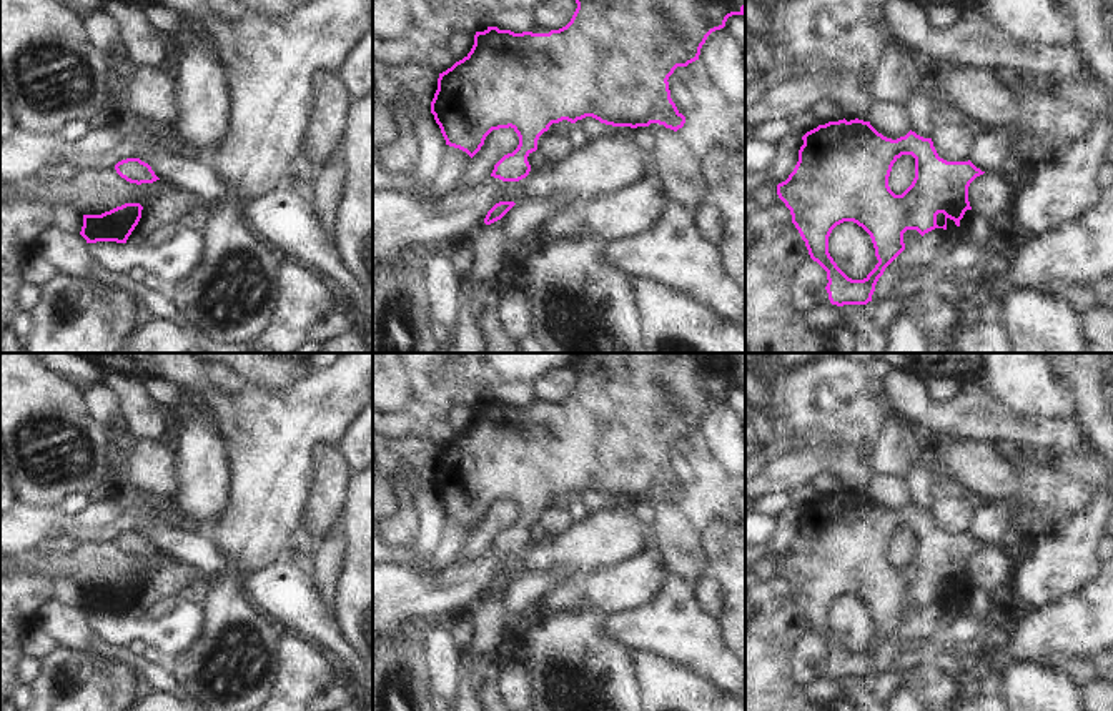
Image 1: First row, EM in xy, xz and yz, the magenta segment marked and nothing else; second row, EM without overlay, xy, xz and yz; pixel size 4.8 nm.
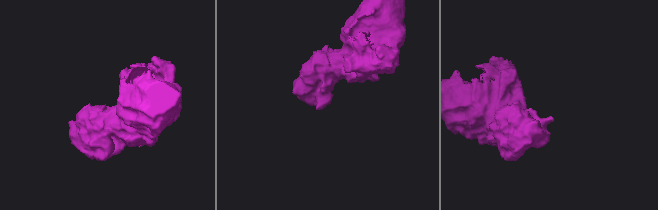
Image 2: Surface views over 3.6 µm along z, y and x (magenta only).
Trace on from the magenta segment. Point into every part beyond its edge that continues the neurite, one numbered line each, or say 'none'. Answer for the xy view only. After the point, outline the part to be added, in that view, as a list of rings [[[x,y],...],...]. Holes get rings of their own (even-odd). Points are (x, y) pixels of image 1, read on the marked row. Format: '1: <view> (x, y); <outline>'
none

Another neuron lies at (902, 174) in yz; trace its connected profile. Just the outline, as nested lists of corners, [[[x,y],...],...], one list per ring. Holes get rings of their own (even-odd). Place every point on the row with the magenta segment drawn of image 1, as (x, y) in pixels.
[[[902,155],[892,167],[888,186],[895,195],[902,195],[915,178],[915,158]]]

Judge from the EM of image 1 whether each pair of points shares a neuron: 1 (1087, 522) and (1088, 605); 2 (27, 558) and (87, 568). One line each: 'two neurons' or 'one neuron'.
1: two neurons
2: one neuron

